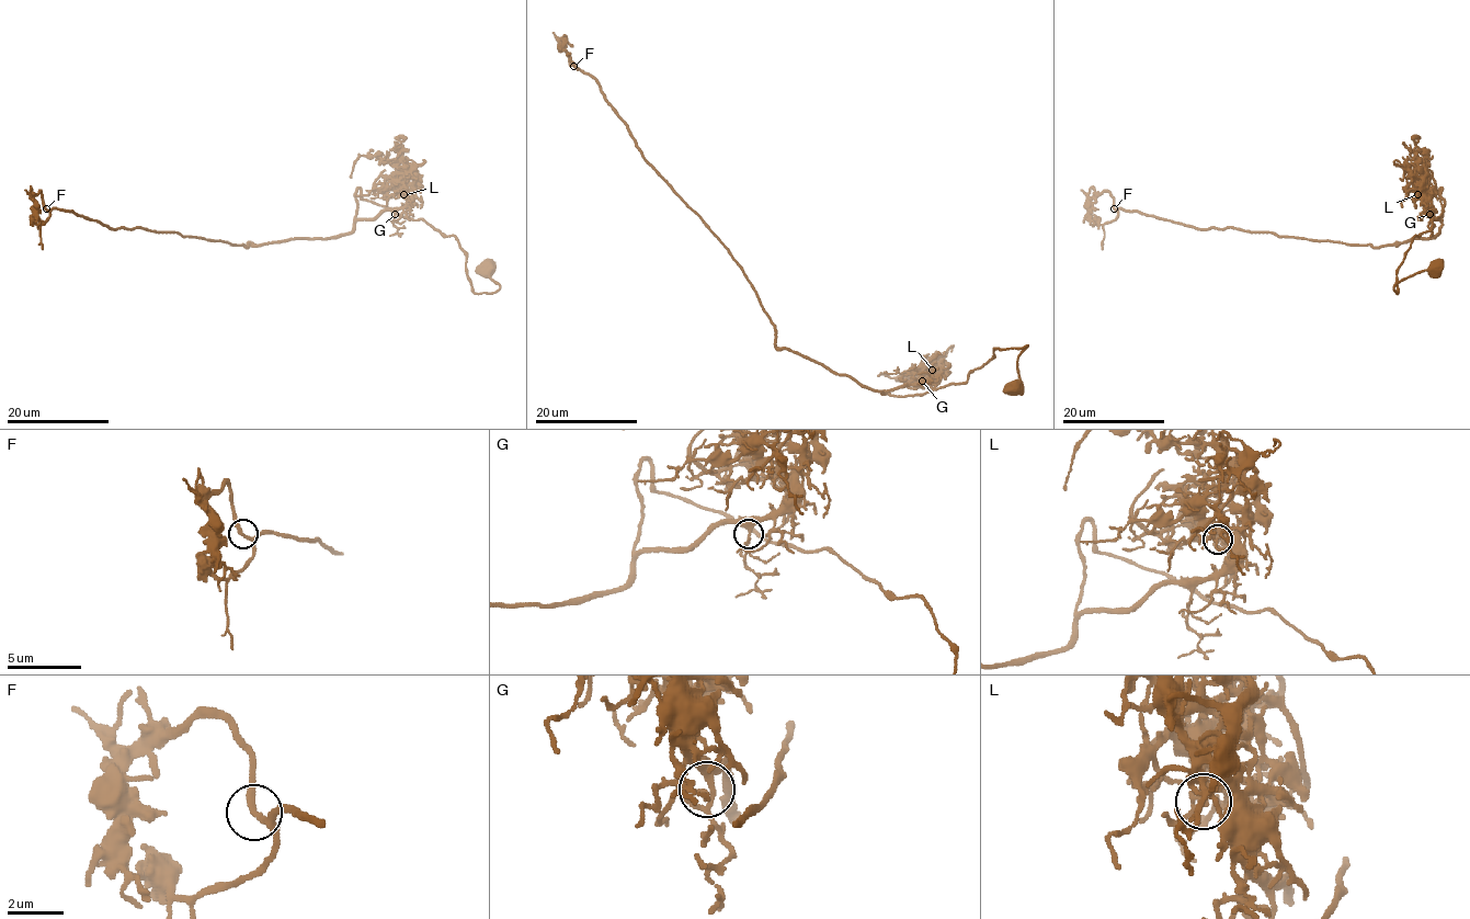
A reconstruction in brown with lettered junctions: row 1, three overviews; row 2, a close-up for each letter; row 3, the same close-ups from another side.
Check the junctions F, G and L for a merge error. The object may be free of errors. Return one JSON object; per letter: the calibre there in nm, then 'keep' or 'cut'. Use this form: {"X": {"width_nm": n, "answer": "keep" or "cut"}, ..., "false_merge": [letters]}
{"F": {"width_nm": 200, "answer": "keep"}, "G": {"width_nm": 300, "answer": "keep"}, "L": {"width_nm": 180, "answer": "cut"}, "false_merge": ["L"]}

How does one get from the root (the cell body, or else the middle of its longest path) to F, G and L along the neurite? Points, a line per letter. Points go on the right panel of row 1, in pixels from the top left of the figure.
F: (1435, 269), (1393, 290), (1412, 239), (1443, 212), (1440, 188), (1435, 237), (1378, 247), (1196, 229), (1114, 208)
G: (1435, 269), (1393, 290), (1412, 239), (1443, 212), (1440, 188), (1443, 216), (1429, 214)
L: (1435, 269), (1393, 290), (1412, 239), (1443, 212), (1440, 188), (1443, 216), (1436, 218), (1417, 194)

